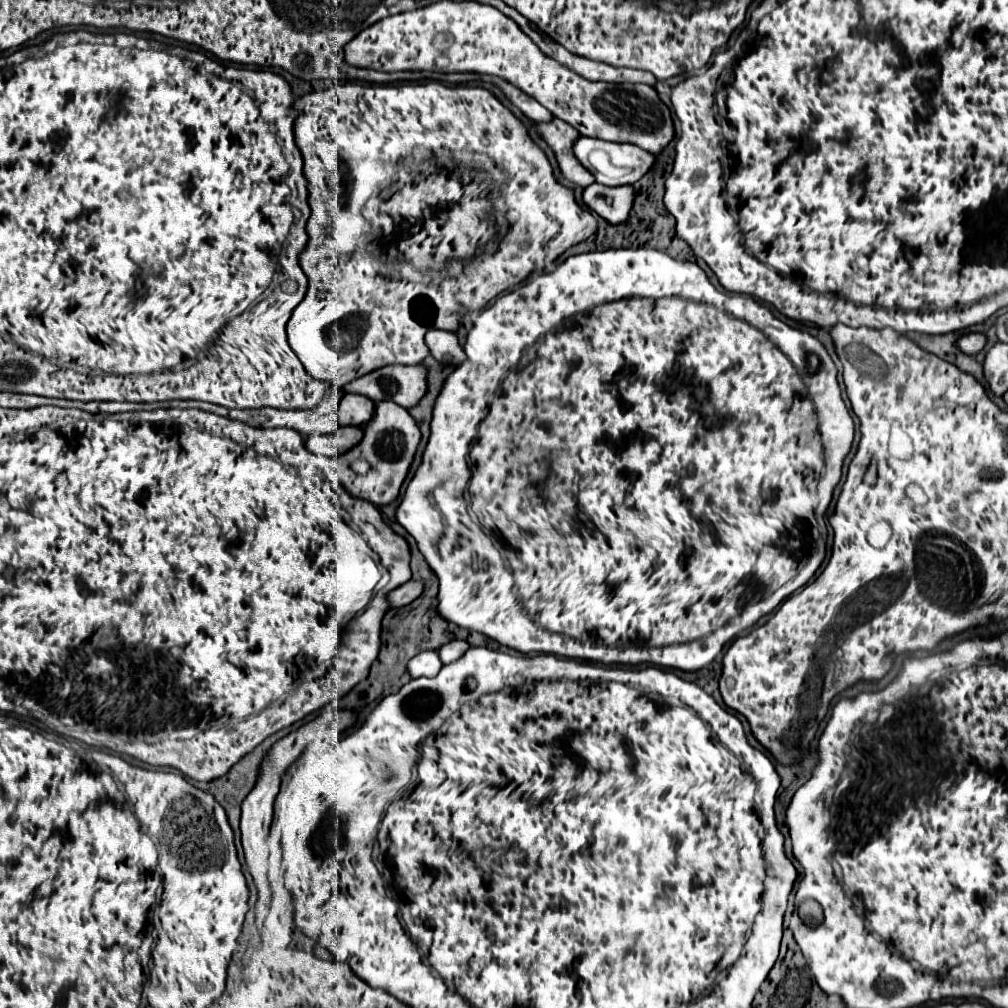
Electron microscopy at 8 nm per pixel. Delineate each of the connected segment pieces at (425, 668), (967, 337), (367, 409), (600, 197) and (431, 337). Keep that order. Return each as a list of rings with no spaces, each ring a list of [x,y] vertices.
[[[436,650],[420,652],[408,662],[408,674],[410,678],[420,678],[420,676],[436,676],[442,668],[440,658],[436,658]]]
[[[972,332],[964,334],[956,340],[956,348],[964,354],[970,354],[970,356],[978,354],[984,348],[984,344],[986,344],[986,336],[984,334],[972,334]]]
[[[344,394],[336,414],[344,426],[364,426],[372,418],[372,406],[374,402],[362,394]]]
[[[594,182],[584,188],[582,200],[592,212],[602,216],[610,224],[620,224],[628,218],[628,212],[634,200],[634,190],[632,186],[610,188],[610,186],[602,186]]]
[[[428,330],[426,334],[426,344],[430,348],[430,354],[444,364],[454,364],[464,360],[464,350],[458,344],[458,338],[454,332],[448,330]]]

